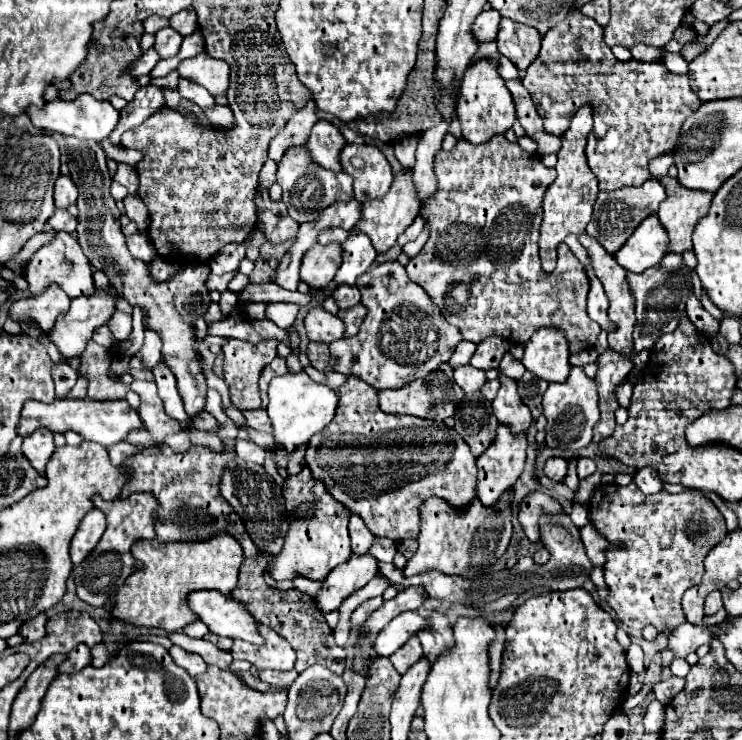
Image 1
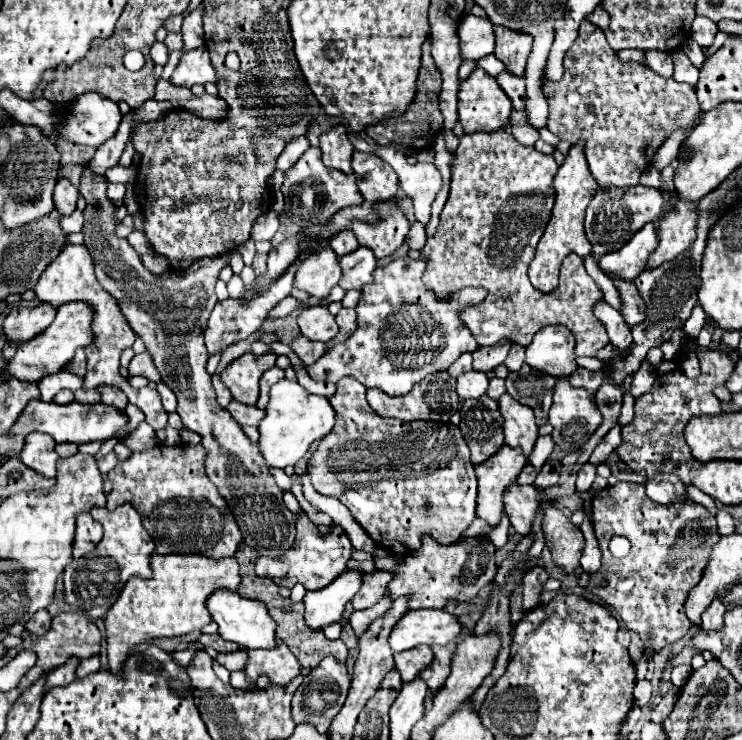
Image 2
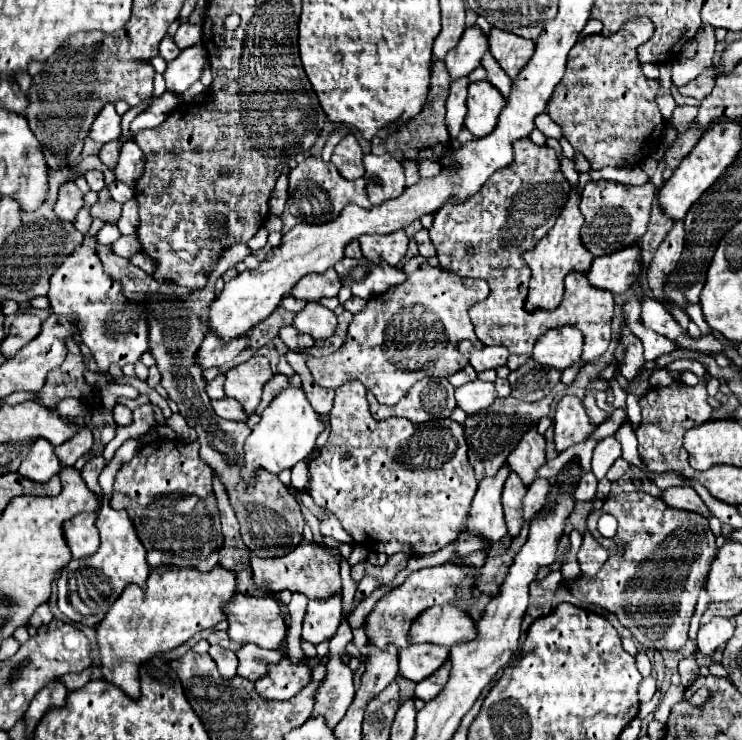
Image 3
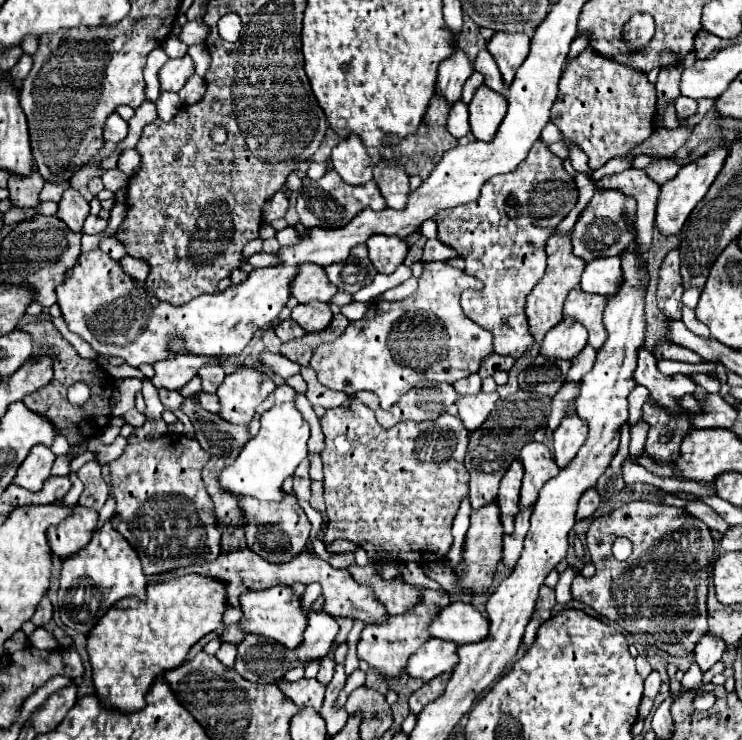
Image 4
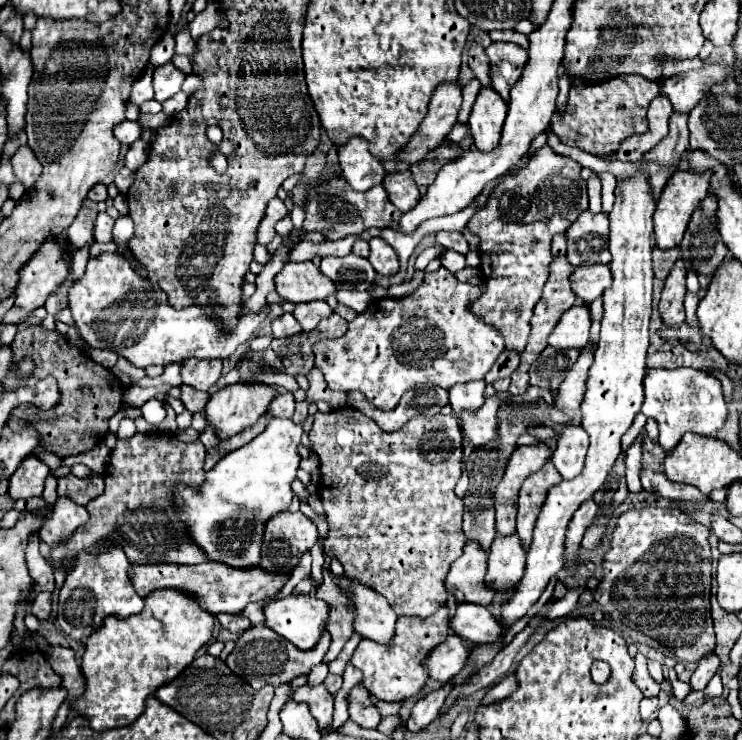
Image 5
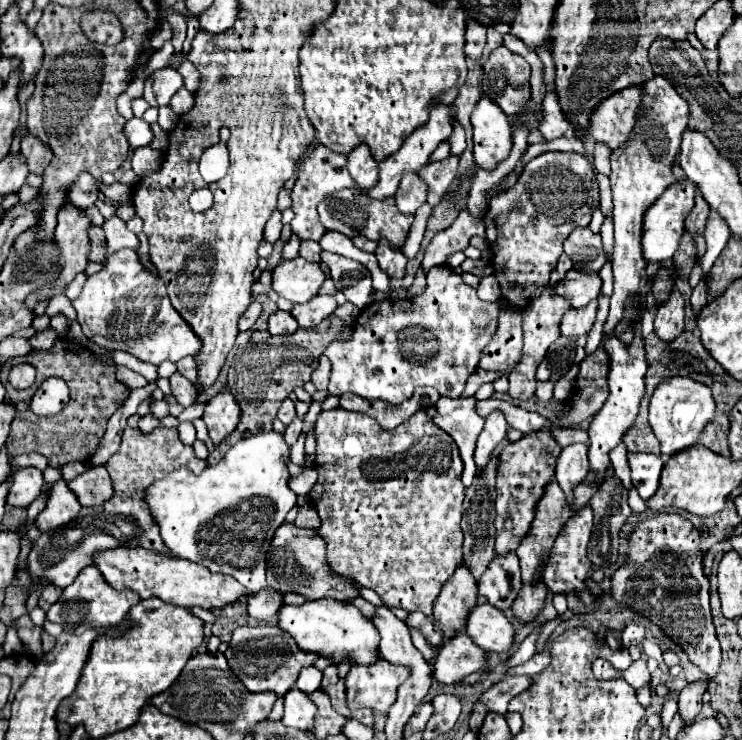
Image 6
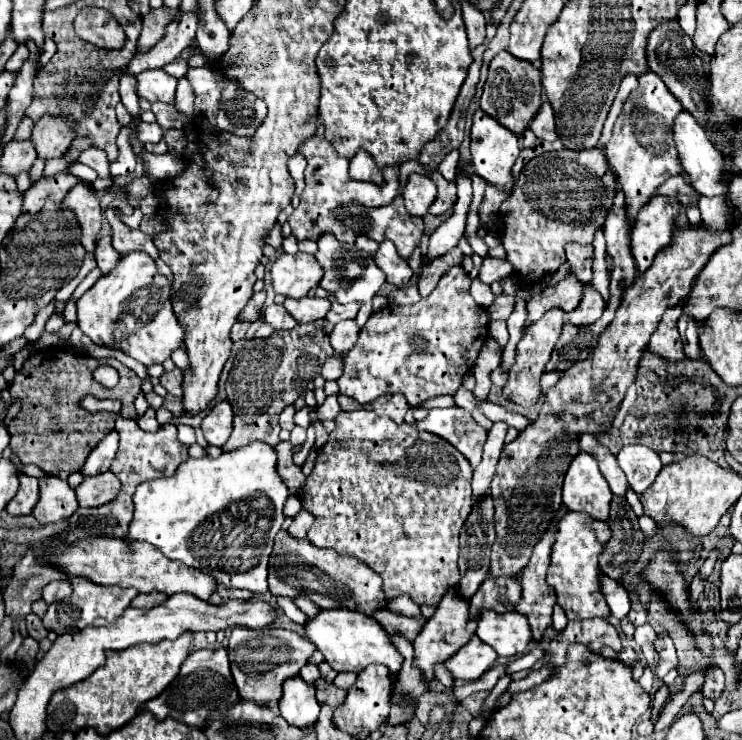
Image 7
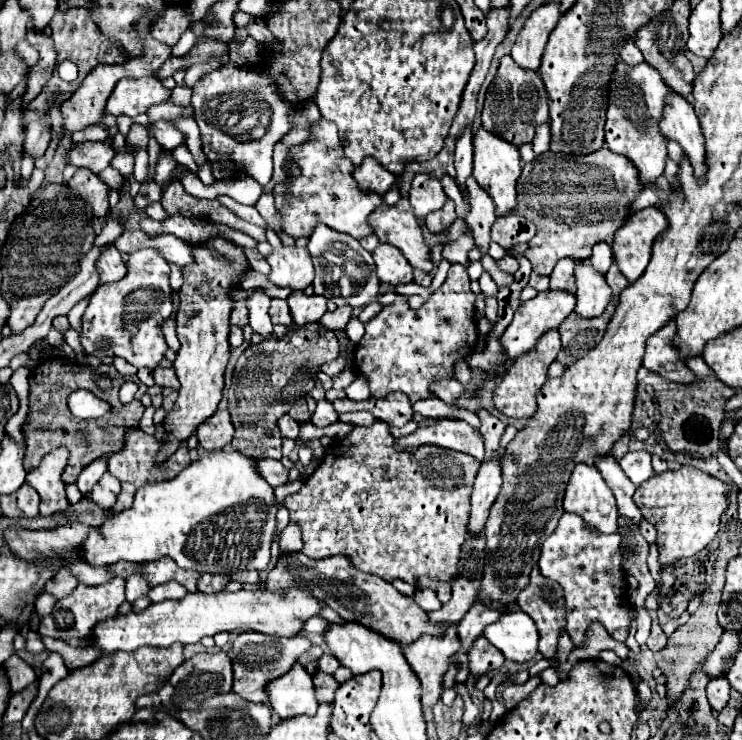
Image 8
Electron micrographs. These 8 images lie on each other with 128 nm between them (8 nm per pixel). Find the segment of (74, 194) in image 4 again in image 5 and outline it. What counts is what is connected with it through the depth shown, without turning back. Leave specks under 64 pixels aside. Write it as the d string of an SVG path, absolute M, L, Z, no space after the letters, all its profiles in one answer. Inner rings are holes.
M82 206L80 208L80 214L76 214L74 222L70 224L70 228L66 230L70 242L72 242L72 248L82 248L84 244L92 244L94 238L92 238L92 228L94 228L94 220L96 220L96 210L92 208L86 208Z

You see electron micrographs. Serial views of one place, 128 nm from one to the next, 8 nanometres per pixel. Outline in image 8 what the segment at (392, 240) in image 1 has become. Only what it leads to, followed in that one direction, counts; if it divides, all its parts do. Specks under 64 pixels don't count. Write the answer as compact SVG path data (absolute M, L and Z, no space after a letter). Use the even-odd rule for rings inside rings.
M378 244L378 248L372 252L372 258L376 262L376 274L380 282L390 286L412 282L412 266L408 266L408 260L404 254L400 254L400 250L396 250L396 246Z

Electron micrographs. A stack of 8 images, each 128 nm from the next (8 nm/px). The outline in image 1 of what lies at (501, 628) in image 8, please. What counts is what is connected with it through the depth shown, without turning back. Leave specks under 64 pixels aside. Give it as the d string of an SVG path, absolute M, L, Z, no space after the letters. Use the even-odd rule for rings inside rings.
M402 612L392 622L388 622L384 630L380 630L380 634L374 640L374 652L378 656L394 654L400 646L406 644L406 640L412 634L416 634L424 626L426 626L426 618L418 616L416 612Z

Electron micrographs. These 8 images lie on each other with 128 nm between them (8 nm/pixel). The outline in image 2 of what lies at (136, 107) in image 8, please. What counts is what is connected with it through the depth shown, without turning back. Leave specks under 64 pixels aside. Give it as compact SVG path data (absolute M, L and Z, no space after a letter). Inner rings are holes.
M196 48L196 50L186 52L180 58L180 64L174 70L174 74L172 74L170 80L174 84L186 86L186 88L192 88L194 84L208 84L208 82L216 84L218 82L216 80L216 68L210 62L208 50Z

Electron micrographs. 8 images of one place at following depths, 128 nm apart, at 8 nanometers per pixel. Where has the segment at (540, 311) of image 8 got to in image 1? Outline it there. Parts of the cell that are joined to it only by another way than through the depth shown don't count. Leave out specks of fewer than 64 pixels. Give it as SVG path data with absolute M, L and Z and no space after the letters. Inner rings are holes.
M650 214L636 228L632 238L616 252L616 260L622 268L630 272L642 272L646 268L658 266L662 256L668 252L668 234L660 226L660 218Z

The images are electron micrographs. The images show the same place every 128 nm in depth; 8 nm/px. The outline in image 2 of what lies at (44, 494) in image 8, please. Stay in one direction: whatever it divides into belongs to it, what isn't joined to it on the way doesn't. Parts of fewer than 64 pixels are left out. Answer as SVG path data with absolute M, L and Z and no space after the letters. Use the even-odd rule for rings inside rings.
M80 514L76 518L76 540L74 540L74 558L88 556L102 538L100 522L94 522L90 514Z

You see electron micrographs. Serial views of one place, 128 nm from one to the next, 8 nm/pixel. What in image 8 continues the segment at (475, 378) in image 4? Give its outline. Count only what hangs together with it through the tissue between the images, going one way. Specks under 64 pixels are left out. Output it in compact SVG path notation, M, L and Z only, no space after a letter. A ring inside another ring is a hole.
M440 418L434 424L420 426L416 432L396 440L398 450L410 450L422 444L436 444L484 460L484 438L474 426L464 420Z

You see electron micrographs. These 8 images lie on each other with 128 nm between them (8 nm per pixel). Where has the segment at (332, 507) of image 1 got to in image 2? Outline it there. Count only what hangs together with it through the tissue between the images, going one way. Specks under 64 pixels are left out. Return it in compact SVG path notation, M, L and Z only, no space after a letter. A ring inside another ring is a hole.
M306 512L296 514L296 542L292 544L292 550L288 554L282 554L280 558L258 558L256 562L256 574L272 578L278 586L292 588L294 584L302 584L306 590L320 590L322 586L328 586L342 570L346 570L348 560L352 558L352 542L344 534L344 530L336 524L330 524L332 530L328 534L318 532L318 524L310 520Z

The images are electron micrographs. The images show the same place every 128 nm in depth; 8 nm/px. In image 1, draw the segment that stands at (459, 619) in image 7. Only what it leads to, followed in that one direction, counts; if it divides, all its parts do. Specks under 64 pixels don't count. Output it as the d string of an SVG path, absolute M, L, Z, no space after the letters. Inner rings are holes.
M502 422L498 424L492 446L488 446L488 450L476 460L476 464L478 464L478 498L484 506L496 504L498 498L502 496L502 492L514 486L514 482L518 480L518 476L522 474L524 464L526 464L526 448L528 448L526 434L514 436Z

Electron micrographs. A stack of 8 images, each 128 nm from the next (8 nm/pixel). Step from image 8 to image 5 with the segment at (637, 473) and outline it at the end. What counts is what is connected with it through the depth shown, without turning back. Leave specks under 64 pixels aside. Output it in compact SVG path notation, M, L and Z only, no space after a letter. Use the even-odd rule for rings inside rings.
M642 470L640 472L642 478L642 488L648 492L654 492L662 498L670 498L670 500L688 500L688 502L696 502L696 504L706 504L712 502L710 498L704 498L704 494L700 494L700 490L696 490L694 486L682 486L678 482L668 480L664 474L658 472L650 472L650 470Z

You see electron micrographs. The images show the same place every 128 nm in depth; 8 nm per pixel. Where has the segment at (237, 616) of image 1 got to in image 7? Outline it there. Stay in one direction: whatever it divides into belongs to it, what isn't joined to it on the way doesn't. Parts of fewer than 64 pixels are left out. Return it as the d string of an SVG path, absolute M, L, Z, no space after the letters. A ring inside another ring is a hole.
M320 610L316 616L306 620L304 630L306 638L316 644L326 662L338 672L360 672L368 664L384 664L390 668L392 676L396 676L402 666L402 656L390 644L386 630L374 618L356 610Z

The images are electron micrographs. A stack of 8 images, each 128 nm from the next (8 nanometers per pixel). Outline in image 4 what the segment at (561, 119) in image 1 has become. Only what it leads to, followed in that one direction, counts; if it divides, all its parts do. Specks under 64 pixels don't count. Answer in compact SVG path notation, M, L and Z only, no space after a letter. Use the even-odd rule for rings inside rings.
M634 14L624 24L624 44L632 50L646 46L654 36L654 20L650 14ZM590 46L572 58L560 78L560 90L558 98L552 106L550 120L562 130L566 138L576 142L588 156L590 170L600 168L606 160L626 156L636 146L640 146L646 138L654 132L654 118L656 118L656 88L648 82L646 74L640 74L640 70L632 70L632 66L624 66L616 62L614 58L600 58L596 50Z

